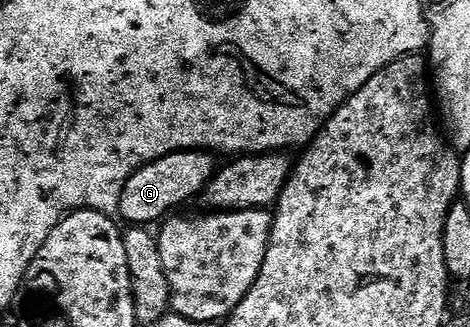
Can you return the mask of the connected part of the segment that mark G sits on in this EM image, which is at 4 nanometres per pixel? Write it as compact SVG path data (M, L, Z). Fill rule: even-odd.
M208 150L172 152L158 160L152 160L129 175L121 188L117 212L120 219L129 226L153 226L176 213L180 204L188 202L192 196L204 193L206 185L219 170L218 157Z

